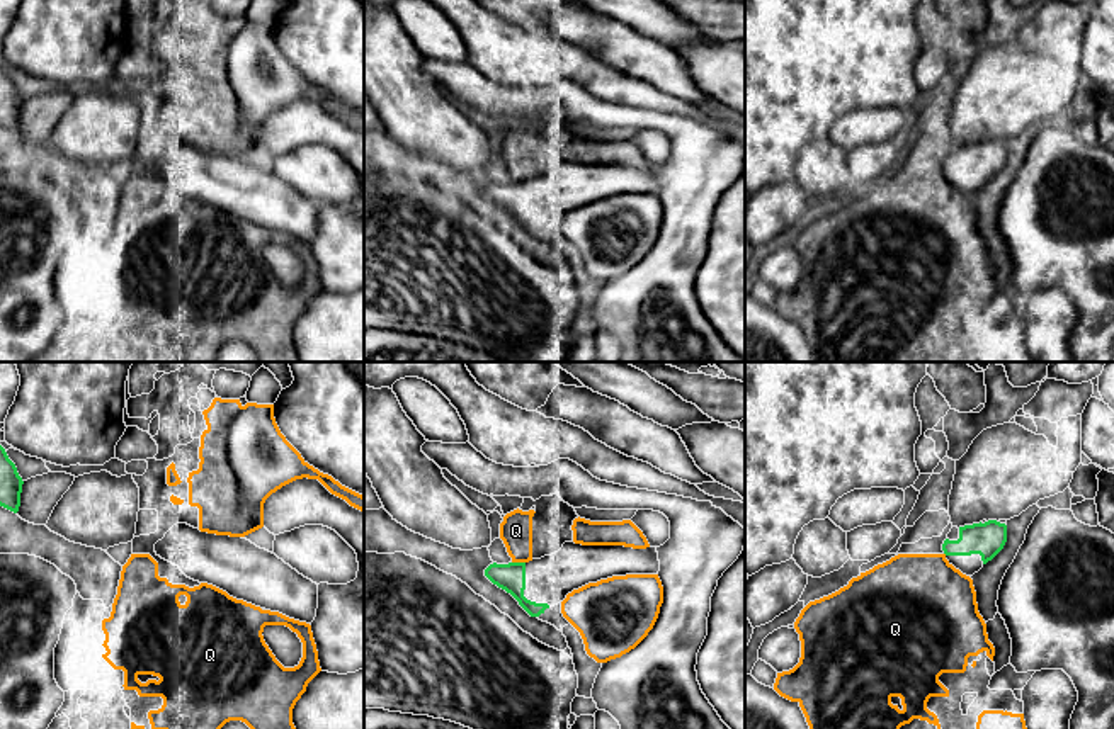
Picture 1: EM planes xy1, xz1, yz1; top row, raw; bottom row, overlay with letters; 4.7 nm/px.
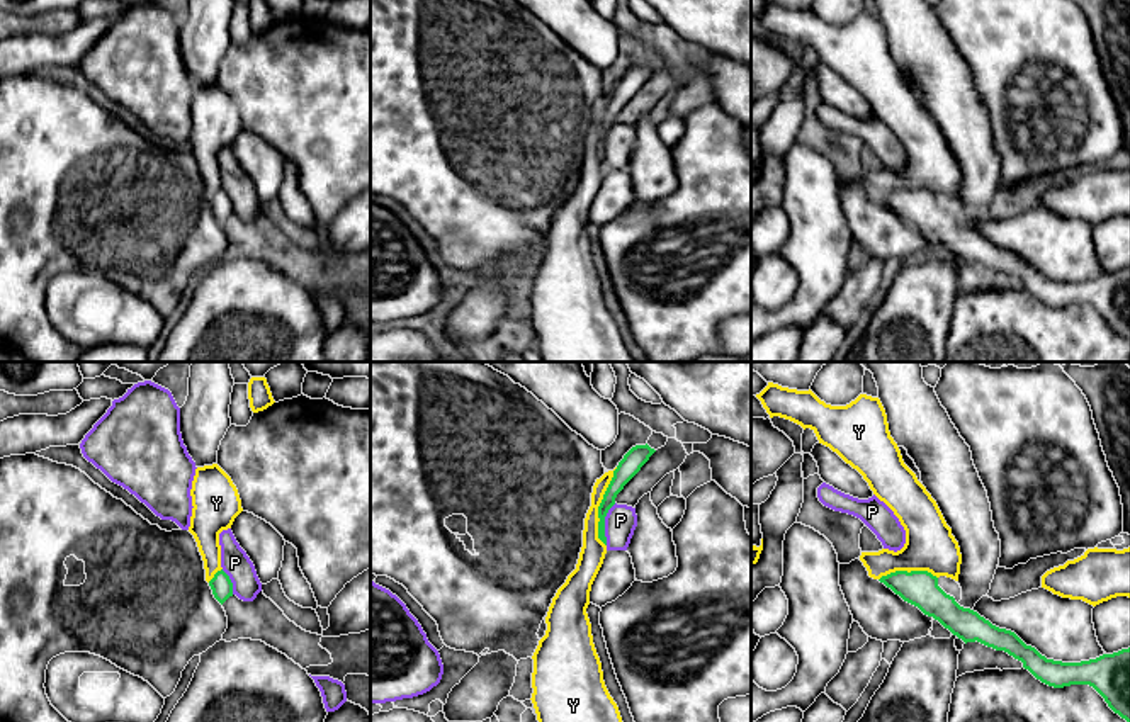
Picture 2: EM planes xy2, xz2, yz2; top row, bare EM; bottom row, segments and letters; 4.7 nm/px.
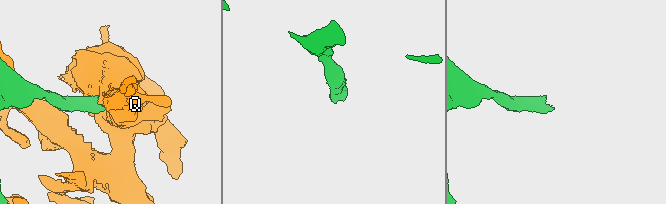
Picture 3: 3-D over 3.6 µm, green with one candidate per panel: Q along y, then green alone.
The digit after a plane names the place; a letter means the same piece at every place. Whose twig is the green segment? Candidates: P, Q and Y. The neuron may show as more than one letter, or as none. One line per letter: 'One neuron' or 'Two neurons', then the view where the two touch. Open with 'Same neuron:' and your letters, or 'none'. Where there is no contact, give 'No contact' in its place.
Same neuron: none
P: Two neurons. Touches green in xz2
Q: Two neurons. Touches green in xz1
Y: Two neurons. Touches green in xz2

